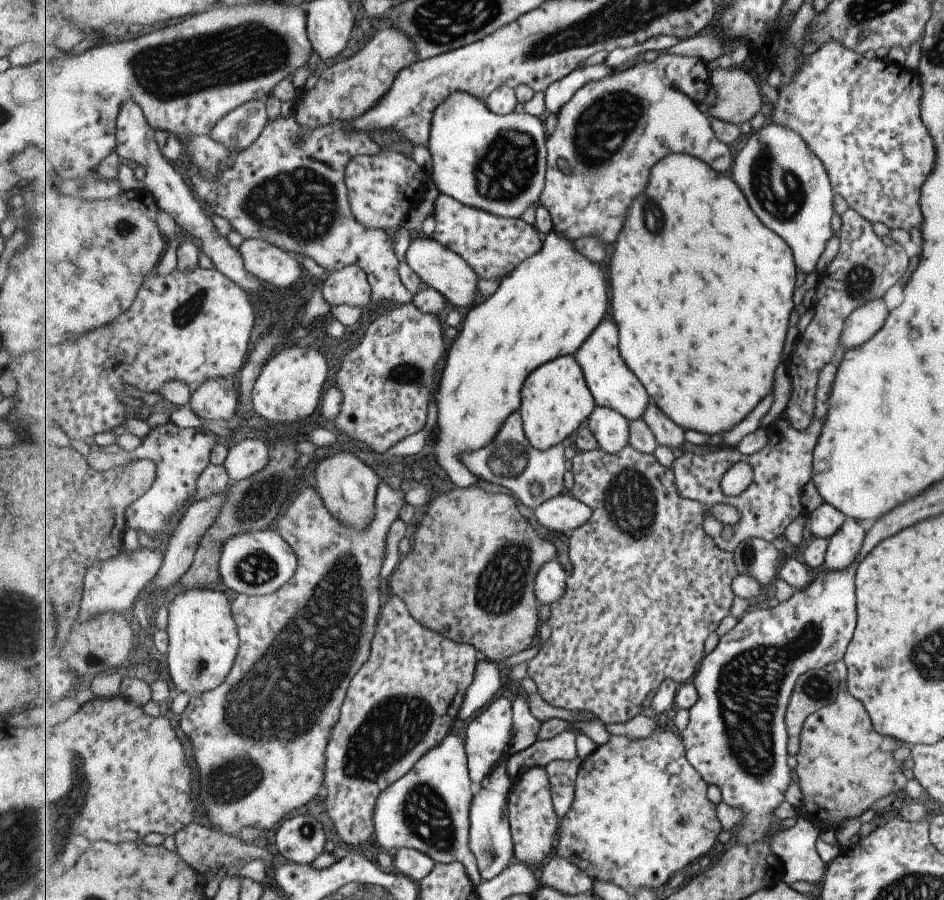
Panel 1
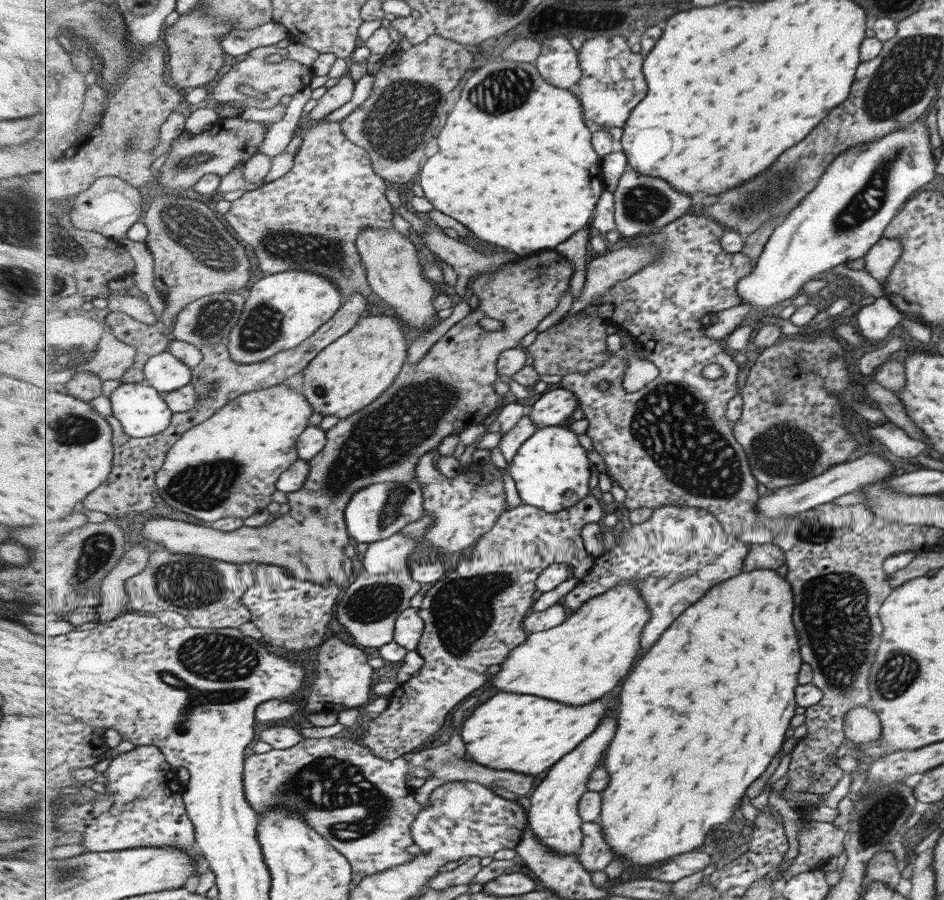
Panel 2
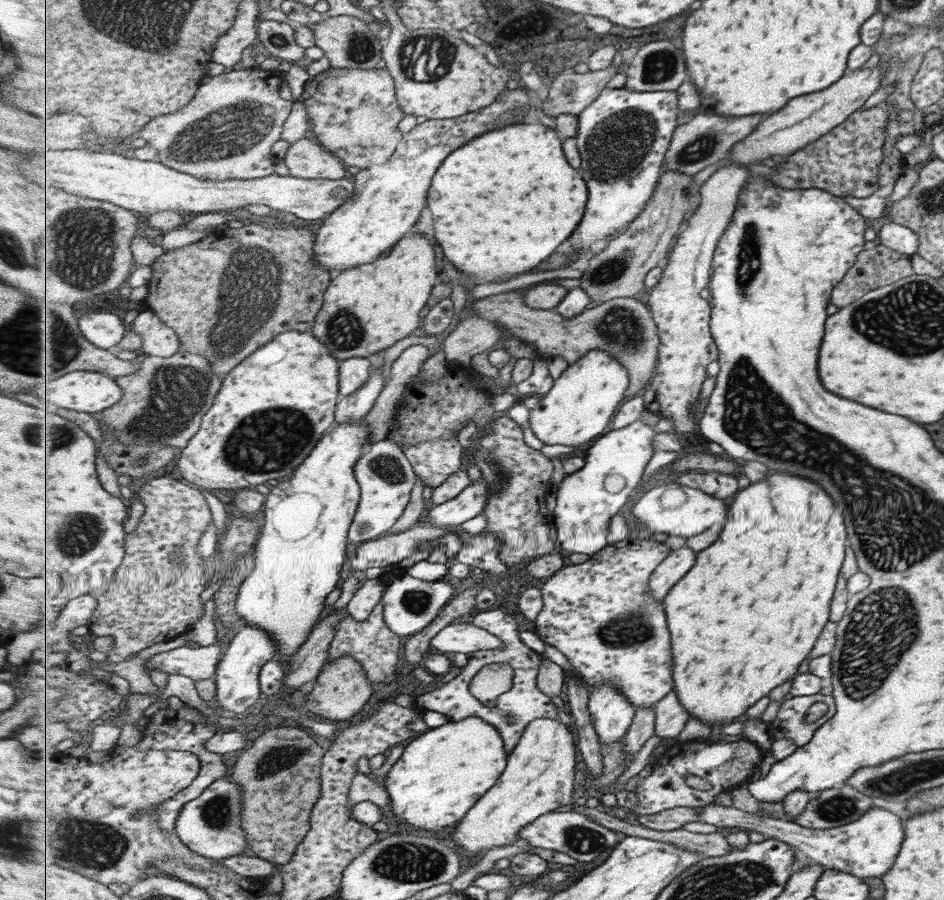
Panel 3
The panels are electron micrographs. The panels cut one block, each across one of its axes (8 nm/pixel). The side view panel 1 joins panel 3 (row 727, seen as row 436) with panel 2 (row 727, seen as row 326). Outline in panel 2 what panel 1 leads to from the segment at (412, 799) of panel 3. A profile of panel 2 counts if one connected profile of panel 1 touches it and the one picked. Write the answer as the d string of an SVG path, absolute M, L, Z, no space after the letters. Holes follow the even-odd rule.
M499 692L493 695L491 700L479 706L473 712L473 718L469 718L463 724L463 730L459 736L463 736L467 753L472 761L485 767L497 768L497 770L513 770L523 775L533 777L550 770L562 761L562 758L570 754L581 742L585 742L591 734L595 734L601 718L607 712L606 698L600 698L585 706L573 706L563 704L549 698L531 696L531 694L511 694L511 692Z

